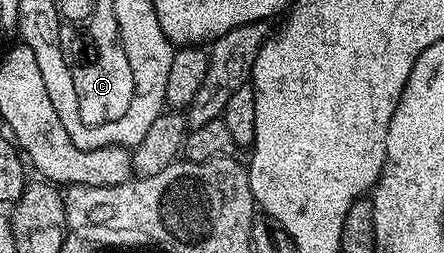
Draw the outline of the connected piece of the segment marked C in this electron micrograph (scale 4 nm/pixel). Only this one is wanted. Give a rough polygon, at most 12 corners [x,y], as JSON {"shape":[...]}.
{"shape":[[125,51],[67,63],[85,129],[128,116],[136,76]]}

